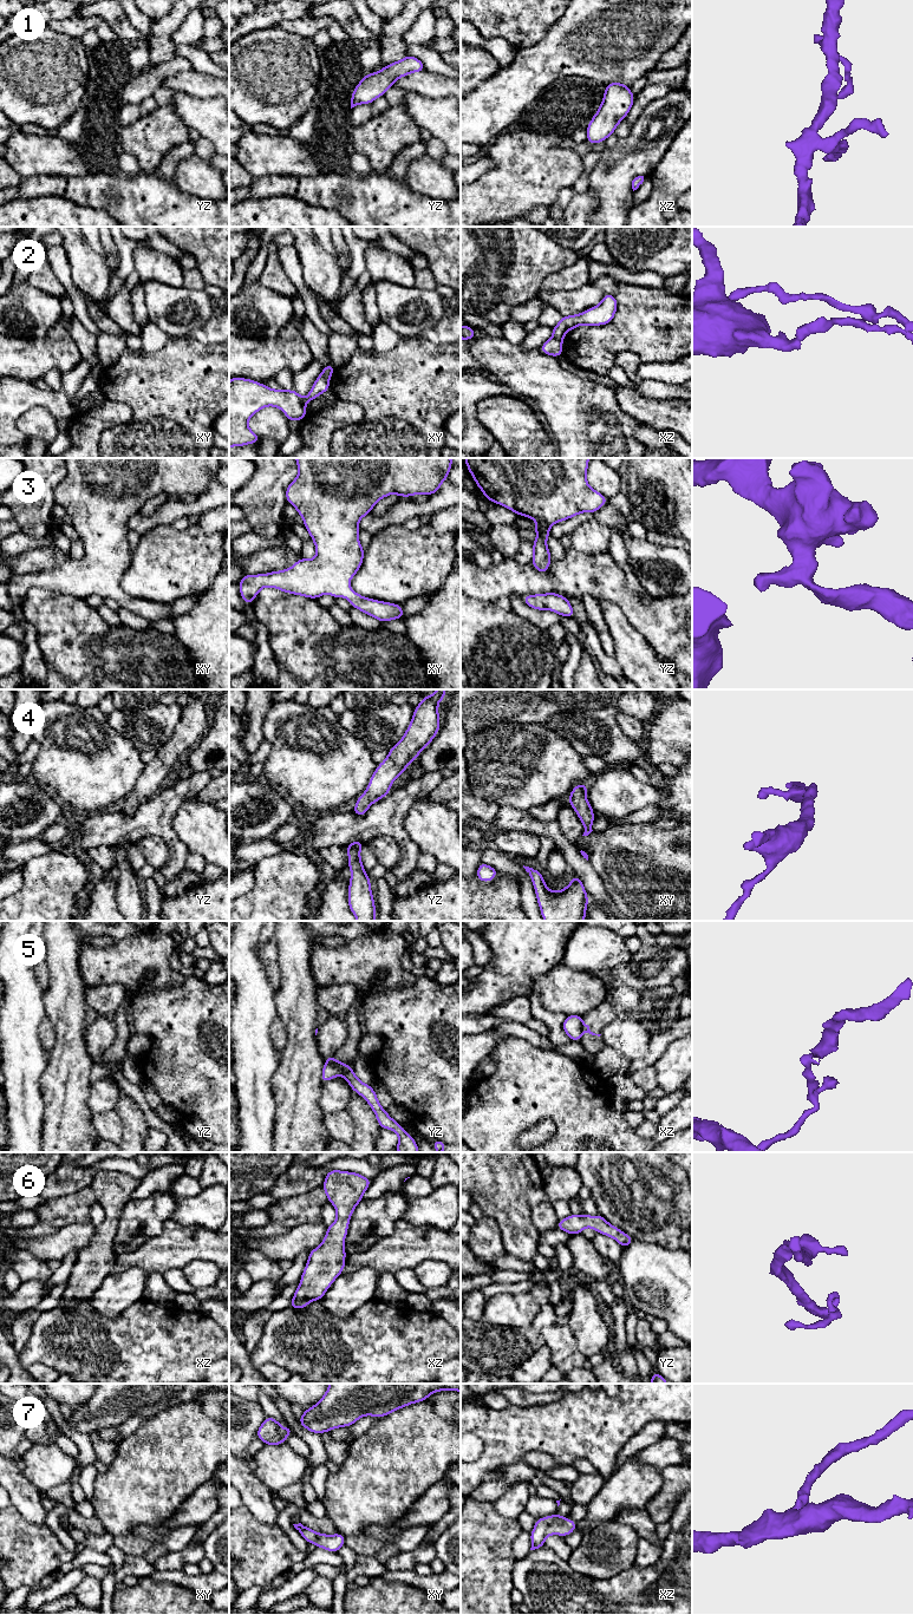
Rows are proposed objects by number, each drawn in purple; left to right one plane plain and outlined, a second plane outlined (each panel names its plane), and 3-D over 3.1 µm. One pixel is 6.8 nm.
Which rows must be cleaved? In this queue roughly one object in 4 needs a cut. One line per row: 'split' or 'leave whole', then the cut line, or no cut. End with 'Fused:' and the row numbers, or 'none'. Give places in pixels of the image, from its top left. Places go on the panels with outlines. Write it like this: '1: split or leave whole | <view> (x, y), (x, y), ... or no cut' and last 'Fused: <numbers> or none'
1: leave whole | no cut
2: split | xz (553, 335), (560, 340)
3: leave whole | no cut
4: leave whole | no cut
5: split | xz (581, 1020), (581, 1028), (584, 1031)
6: leave whole | no cut
7: leave whole | no cut
Fused: 2, 5

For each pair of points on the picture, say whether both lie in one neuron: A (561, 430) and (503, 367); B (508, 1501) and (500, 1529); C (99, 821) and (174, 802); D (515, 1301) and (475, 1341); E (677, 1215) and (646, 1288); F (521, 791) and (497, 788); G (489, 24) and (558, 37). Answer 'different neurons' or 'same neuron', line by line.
A: same neuron
B: different neurons
C: same neuron
D: different neurons
E: different neurons
F: same neuron
G: different neurons

